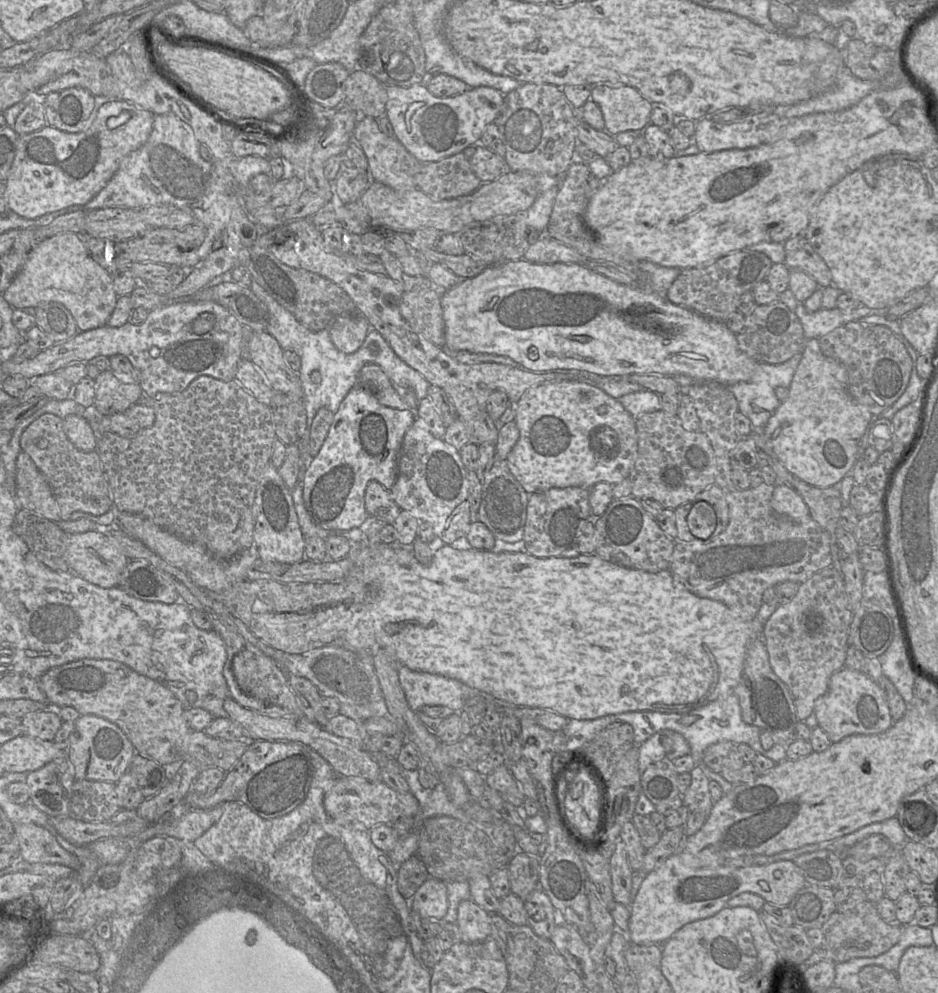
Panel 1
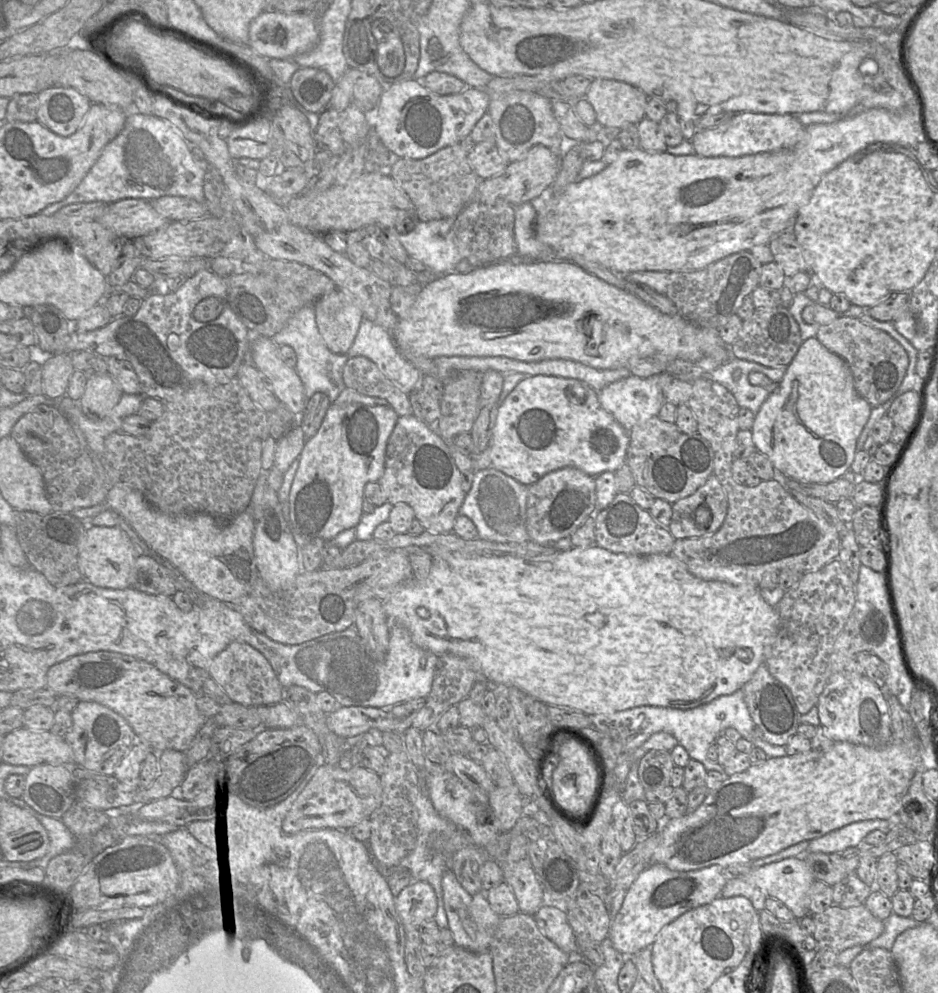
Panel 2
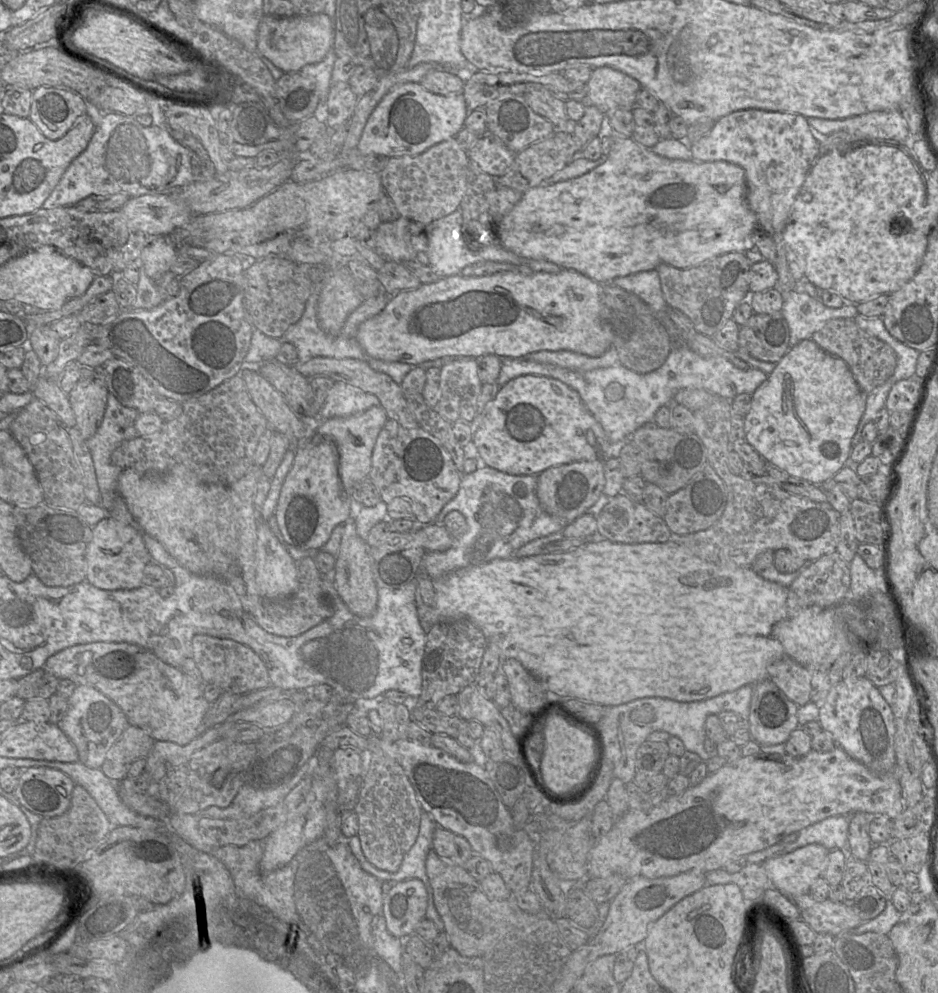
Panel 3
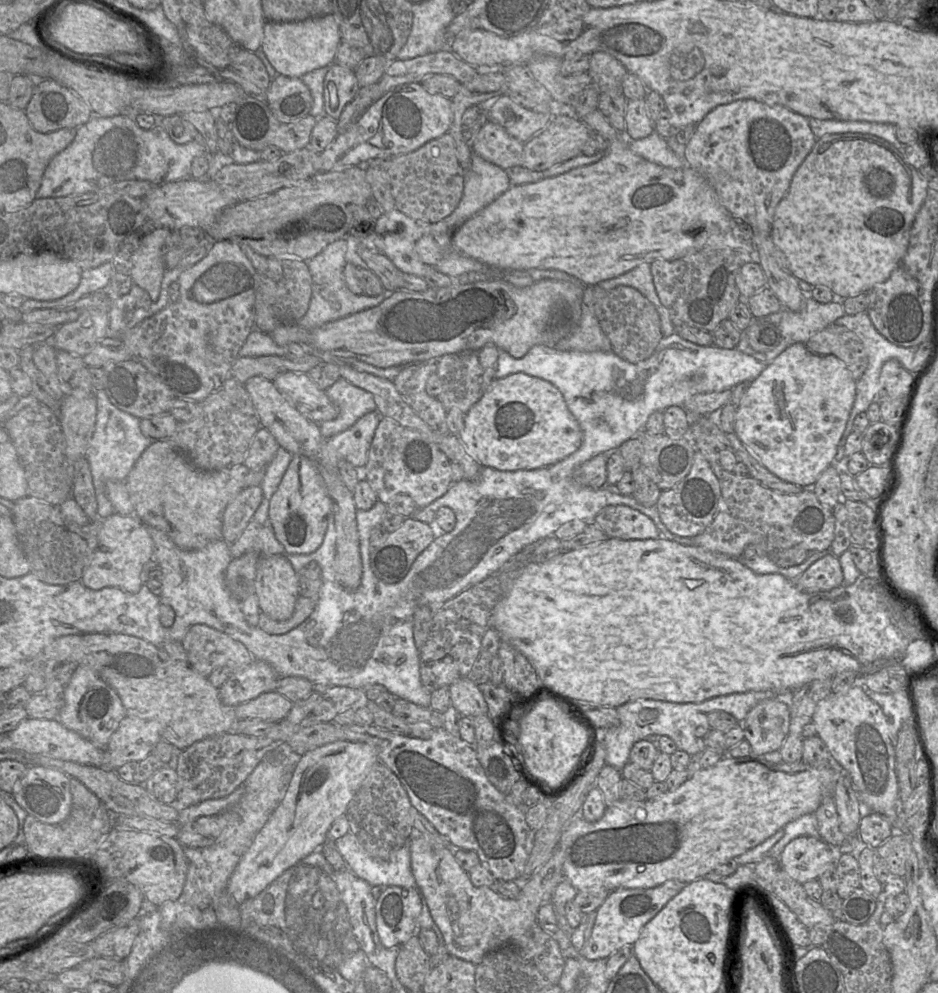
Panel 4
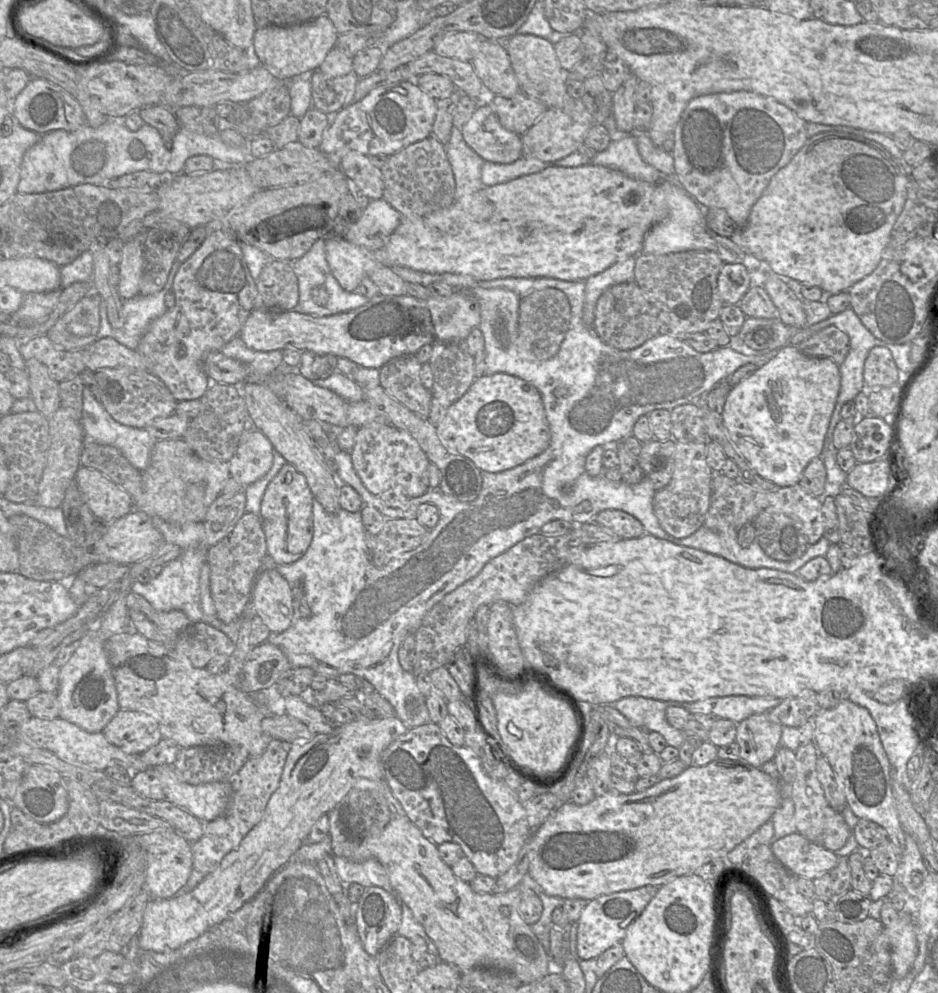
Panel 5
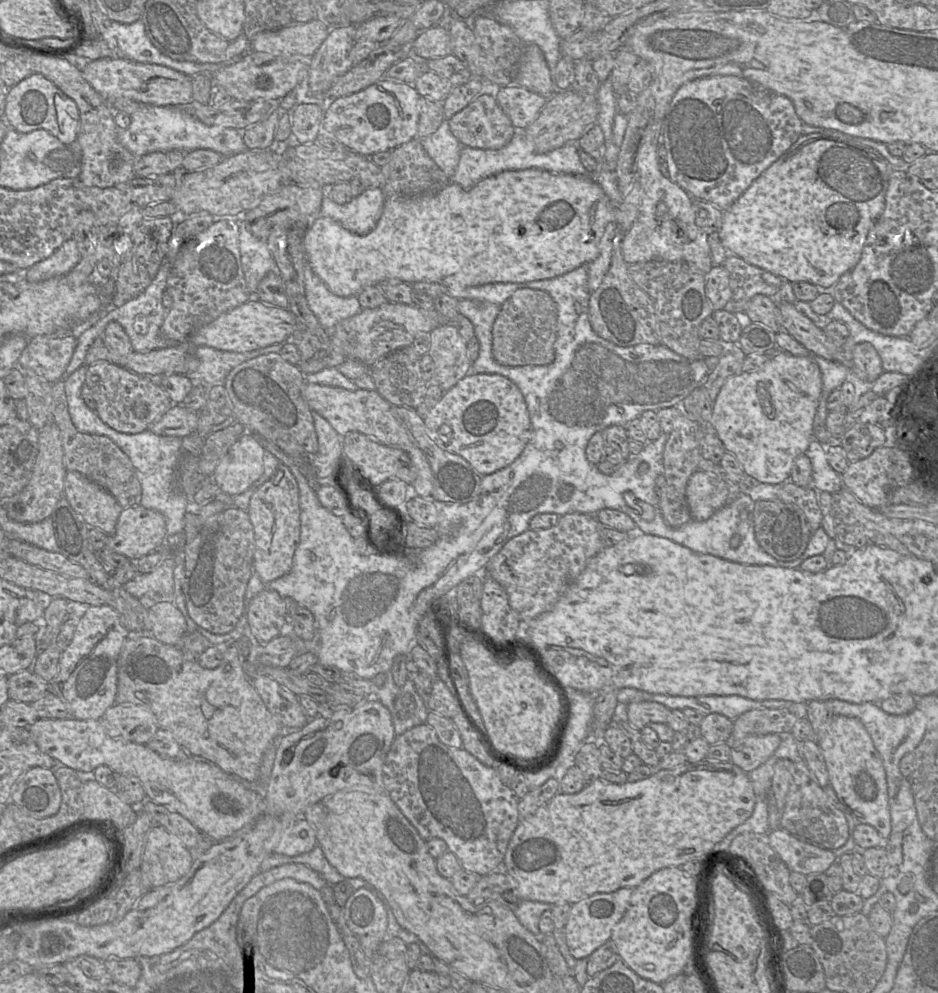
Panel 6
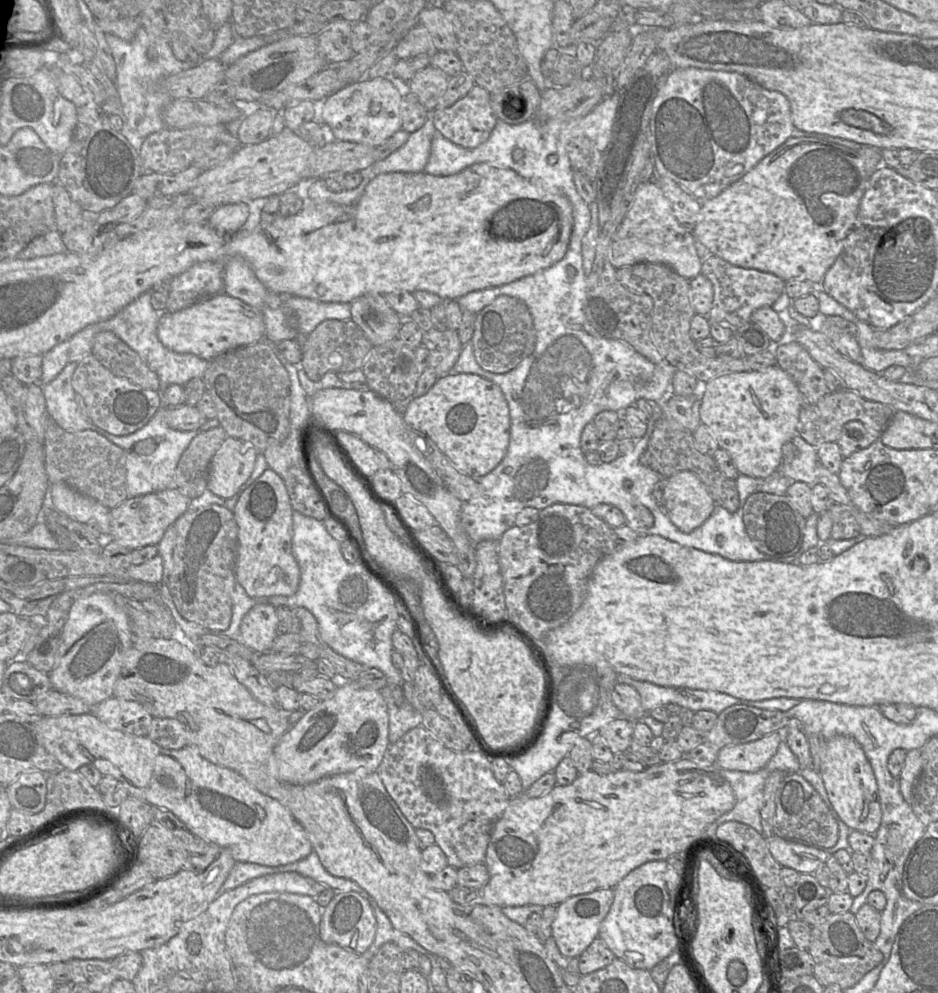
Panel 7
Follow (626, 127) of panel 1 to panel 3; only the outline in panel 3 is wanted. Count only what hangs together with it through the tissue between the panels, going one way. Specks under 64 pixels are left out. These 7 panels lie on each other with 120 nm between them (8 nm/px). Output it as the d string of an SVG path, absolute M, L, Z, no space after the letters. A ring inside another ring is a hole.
M608 66L593 69L587 86L586 103L596 106L605 115L609 111L619 108L633 110L636 106L637 93L641 89L641 85L637 80Z

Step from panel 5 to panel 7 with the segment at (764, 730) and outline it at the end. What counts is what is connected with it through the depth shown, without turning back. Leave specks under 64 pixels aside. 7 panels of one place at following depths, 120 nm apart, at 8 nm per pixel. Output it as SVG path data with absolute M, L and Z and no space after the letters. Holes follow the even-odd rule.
M774 731L751 742L725 746L718 752L716 765L723 770L734 770L750 773L757 772L774 756L779 744L782 741L784 741L782 731Z

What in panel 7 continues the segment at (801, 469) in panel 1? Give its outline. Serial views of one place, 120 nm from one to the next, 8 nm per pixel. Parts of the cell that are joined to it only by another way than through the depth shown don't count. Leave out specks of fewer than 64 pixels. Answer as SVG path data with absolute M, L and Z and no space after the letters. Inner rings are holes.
M777 365L760 371L733 372L702 386L699 414L701 422L714 435L719 448L726 450L740 474L768 478L783 461L782 446L797 435L796 427L804 398L793 379Z

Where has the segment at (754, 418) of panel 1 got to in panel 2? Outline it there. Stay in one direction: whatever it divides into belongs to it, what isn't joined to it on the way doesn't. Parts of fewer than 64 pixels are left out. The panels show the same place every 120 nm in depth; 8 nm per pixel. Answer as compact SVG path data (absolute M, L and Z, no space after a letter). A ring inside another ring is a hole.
M731 356L726 362L702 376L722 384L733 394L739 407L747 408L756 414L770 393L765 387L752 385L749 382L749 374L761 372L772 382L779 384L785 375L786 367L766 367Z

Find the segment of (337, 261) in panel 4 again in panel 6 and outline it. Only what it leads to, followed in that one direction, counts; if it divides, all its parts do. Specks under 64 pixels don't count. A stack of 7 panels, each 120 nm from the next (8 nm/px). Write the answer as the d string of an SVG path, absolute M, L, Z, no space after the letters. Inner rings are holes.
M308 261L305 268L305 298L323 329L332 329L362 309L357 296L340 297L333 294L314 273Z

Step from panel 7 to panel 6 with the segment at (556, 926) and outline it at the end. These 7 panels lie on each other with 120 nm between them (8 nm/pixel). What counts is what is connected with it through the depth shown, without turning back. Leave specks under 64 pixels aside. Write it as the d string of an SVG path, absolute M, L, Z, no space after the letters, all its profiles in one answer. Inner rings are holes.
M620 888L610 893L599 893L571 905L563 928L569 953L576 959L587 959L597 948L609 941L615 925L625 914L634 888Z

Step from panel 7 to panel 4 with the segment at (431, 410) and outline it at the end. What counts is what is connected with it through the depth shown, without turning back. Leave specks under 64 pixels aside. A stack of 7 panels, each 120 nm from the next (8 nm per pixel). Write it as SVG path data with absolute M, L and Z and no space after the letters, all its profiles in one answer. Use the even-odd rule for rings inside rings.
M519 372L496 379L483 392L479 401L465 413L464 427L458 438L482 467L518 471L544 468L567 458L581 446L583 433L562 393L551 382Z

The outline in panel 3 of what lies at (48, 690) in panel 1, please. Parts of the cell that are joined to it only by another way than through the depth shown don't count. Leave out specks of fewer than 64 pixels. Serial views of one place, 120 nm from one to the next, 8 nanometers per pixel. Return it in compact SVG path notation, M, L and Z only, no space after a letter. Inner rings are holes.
M127 642L77 644L50 656L43 668L59 680L69 679L76 685L97 689L123 711L130 725L143 729L155 741L169 741L185 746L205 732L203 719L212 705L204 697L204 684L208 683L197 682L182 669L163 662L142 646Z

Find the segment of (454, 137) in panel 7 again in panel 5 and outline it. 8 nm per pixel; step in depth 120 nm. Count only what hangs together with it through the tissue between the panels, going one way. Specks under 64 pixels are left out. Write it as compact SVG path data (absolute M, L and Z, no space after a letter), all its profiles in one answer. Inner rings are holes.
M490 105L477 107L460 131L466 144L484 161L510 164L522 156L521 136L507 130Z

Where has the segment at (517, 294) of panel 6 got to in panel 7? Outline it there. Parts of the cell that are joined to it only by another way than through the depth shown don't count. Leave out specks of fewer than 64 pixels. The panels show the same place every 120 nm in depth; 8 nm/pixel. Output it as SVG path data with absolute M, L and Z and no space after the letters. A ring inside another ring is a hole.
M501 295L476 314L470 341L477 363L485 370L504 374L514 369L534 351L536 333L527 305L514 297Z

